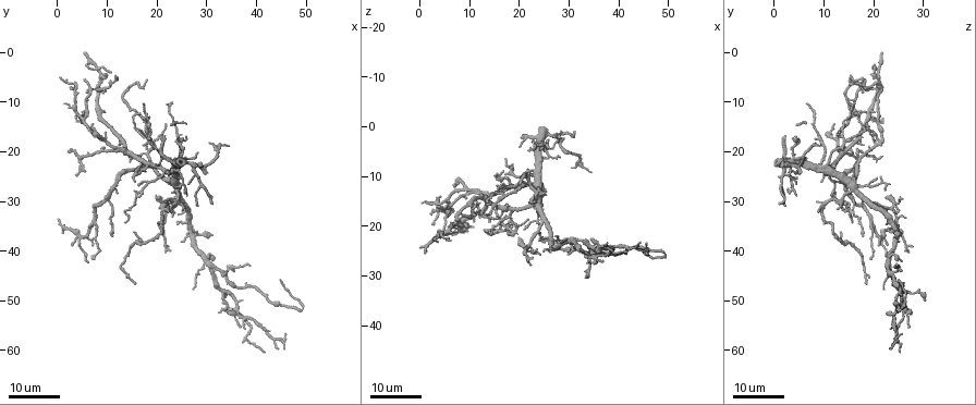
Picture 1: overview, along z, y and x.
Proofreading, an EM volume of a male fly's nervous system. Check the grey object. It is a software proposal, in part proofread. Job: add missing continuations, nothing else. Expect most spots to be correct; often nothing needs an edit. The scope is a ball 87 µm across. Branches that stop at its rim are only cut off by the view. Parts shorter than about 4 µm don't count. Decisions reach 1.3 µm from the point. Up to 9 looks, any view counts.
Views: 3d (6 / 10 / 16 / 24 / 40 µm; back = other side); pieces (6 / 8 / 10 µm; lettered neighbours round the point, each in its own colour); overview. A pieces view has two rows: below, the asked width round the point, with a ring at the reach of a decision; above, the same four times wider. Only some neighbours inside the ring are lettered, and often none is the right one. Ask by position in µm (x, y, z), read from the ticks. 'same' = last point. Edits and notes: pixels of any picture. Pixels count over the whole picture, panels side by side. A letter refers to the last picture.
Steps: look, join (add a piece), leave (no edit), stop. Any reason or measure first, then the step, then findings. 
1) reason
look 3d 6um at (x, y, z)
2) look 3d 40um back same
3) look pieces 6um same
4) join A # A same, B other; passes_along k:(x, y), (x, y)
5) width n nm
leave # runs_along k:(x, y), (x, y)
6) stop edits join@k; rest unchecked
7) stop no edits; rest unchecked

branch stops here
look 3d 24um at (7.5, 41.5, 20.0)

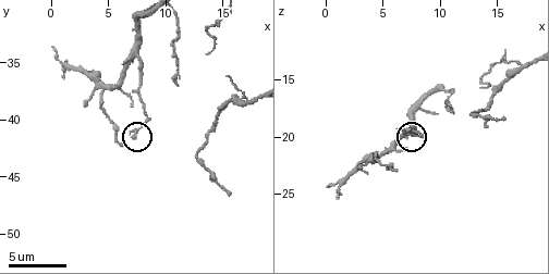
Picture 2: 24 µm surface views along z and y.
look pieces 10um at (7.2, 41.6, 19.4)

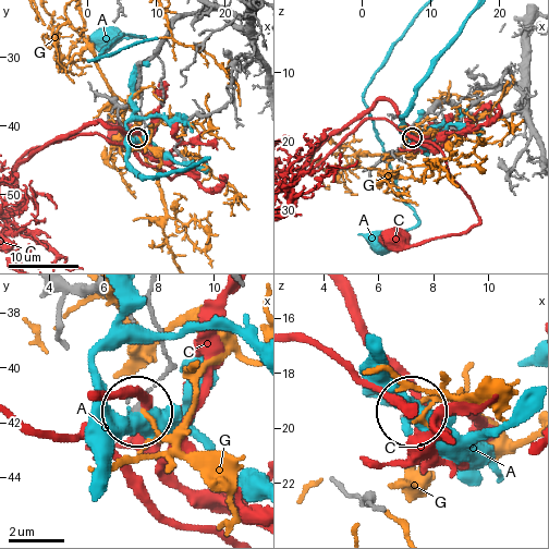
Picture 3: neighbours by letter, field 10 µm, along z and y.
width 210 nm
leave # A other, C other, G other; runs_along 3:(150, 292), (169, 369), (138, 409); none of them fits

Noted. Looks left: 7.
free end
look 3d 24um at (39.0, 43.0, 24.5)

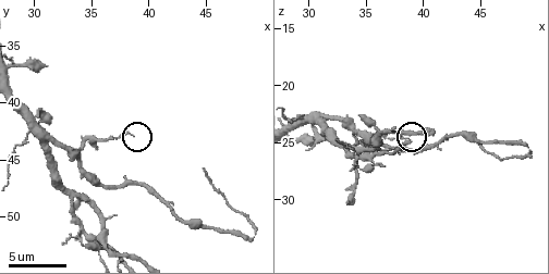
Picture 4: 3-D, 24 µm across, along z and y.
look 3d 6um at (38.6, 42.6, 24.6)

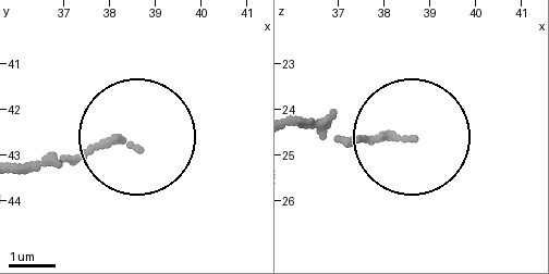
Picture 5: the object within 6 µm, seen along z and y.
look pieces 8um at (38.45, 42.80, 24.55)

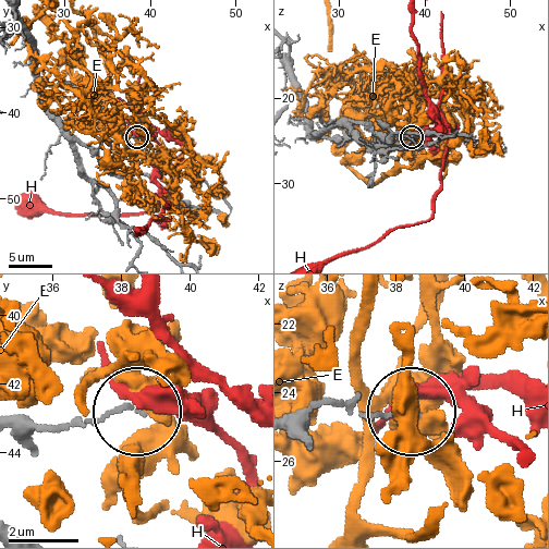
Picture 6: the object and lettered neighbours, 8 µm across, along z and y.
leave # E other, H other; runs_along 6:(21, 431), (132, 411); no lettered piece goes on from it

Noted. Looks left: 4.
branch stops here
look pieces 8um at (34.8, 52.4, 22.8)

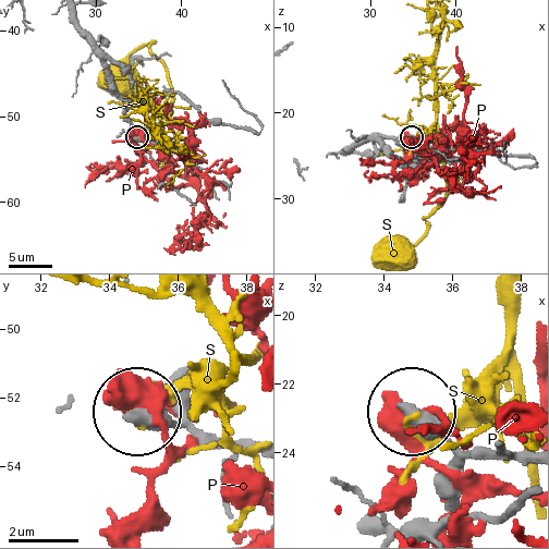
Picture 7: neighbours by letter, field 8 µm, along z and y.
leave # P other, S other; none of them fits

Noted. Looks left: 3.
branch stops here
look 3d 24um at (33.5, 49.5, 30.0)

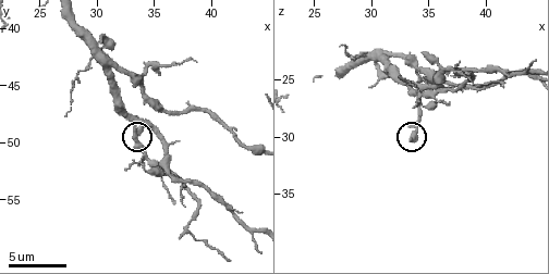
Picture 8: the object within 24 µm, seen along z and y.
what lies round it
look pieces 6um same

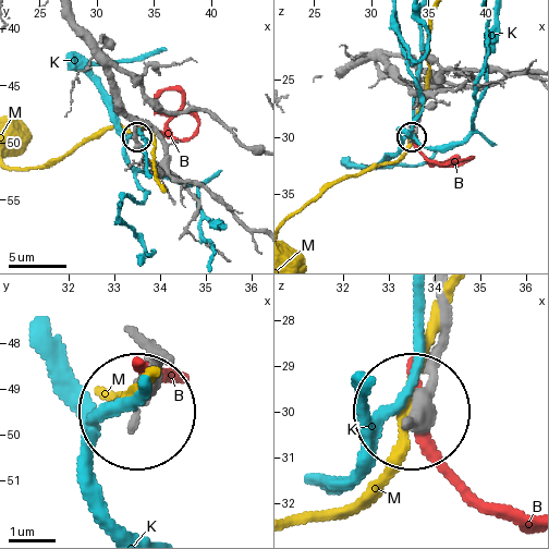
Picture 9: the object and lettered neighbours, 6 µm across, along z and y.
leave # B other, K other, M other; runs_along 9:(448, 292), (417, 417); none of them fits

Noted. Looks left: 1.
stop no edits; rest unchecked

